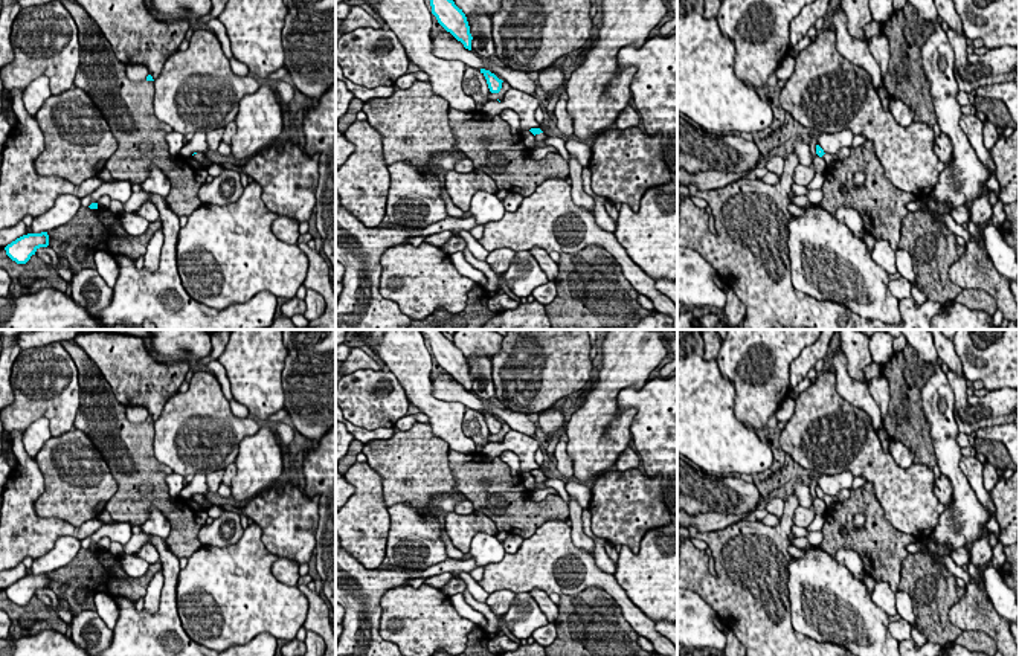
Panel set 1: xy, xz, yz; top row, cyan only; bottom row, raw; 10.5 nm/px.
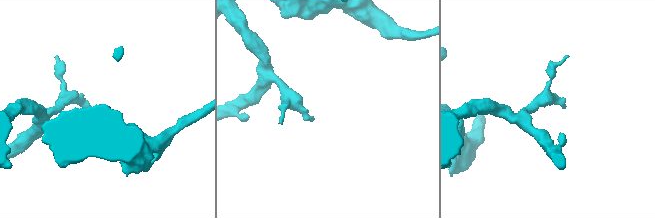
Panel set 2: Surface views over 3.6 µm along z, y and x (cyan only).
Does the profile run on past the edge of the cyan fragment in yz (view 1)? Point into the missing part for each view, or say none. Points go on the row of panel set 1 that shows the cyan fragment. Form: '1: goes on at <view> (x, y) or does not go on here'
1: goes on at yz (830, 159)

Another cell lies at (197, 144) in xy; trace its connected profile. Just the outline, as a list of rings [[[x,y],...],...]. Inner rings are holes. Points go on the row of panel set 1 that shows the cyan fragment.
[[[194,133],[194,137],[183,145],[180,157],[186,160],[194,153],[206,153],[207,150],[206,133]]]

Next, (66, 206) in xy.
[[[64,194],[55,200],[52,209],[46,214],[35,217],[32,226],[27,229],[23,221],[17,223],[12,227],[6,227],[0,230],[0,249],[6,247],[17,238],[31,233],[41,233],[53,230],[66,223],[69,223],[81,207],[81,198]]]

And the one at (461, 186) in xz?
[[[453,169],[445,171],[444,186],[455,206],[468,212],[471,198],[476,192],[484,191],[494,194],[499,191],[496,182],[482,171],[456,172]]]

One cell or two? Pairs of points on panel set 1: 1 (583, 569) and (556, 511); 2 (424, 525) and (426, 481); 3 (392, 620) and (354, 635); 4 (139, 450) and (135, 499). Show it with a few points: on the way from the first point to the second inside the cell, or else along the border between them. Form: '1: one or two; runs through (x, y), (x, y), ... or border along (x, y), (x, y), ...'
1: two; border along (565, 519), (548, 519), (528, 537)
2: two; border along (455, 495), (437, 495), (426, 513), (389, 507)
3: two; border along (388, 591), (380, 600), (379, 635), (383, 639)
4: one; runs through (138, 463), (138, 487)

